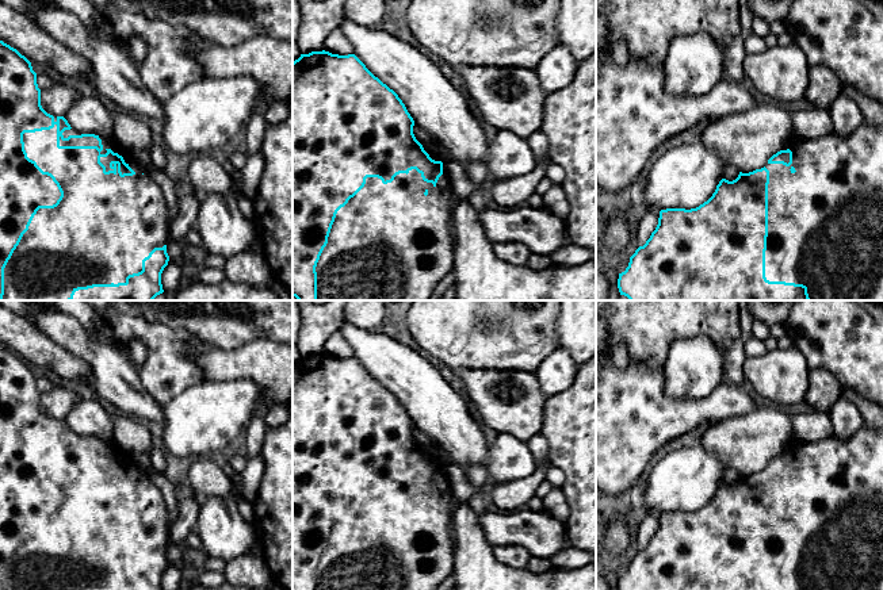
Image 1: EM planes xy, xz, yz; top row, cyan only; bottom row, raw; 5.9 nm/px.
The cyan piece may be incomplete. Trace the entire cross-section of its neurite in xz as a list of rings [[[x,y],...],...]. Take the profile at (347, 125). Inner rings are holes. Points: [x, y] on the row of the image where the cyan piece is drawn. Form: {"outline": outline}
{"outline": [[[329,51],[301,54],[293,62],[293,296],[298,300],[429,300],[439,281],[454,271],[451,215],[455,192],[443,169],[413,134],[414,120],[398,95],[355,55]]]}

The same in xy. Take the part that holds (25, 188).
{"outline": [[[0,41],[0,300],[153,300],[164,292],[161,273],[169,261],[167,245],[172,219],[160,185],[152,179],[146,166],[134,158],[133,153],[114,138],[81,134],[73,130],[64,116],[47,114],[41,106],[41,89],[38,88],[37,73],[33,70],[31,62],[16,49]]]}

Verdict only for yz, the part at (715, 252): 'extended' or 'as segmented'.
extended

